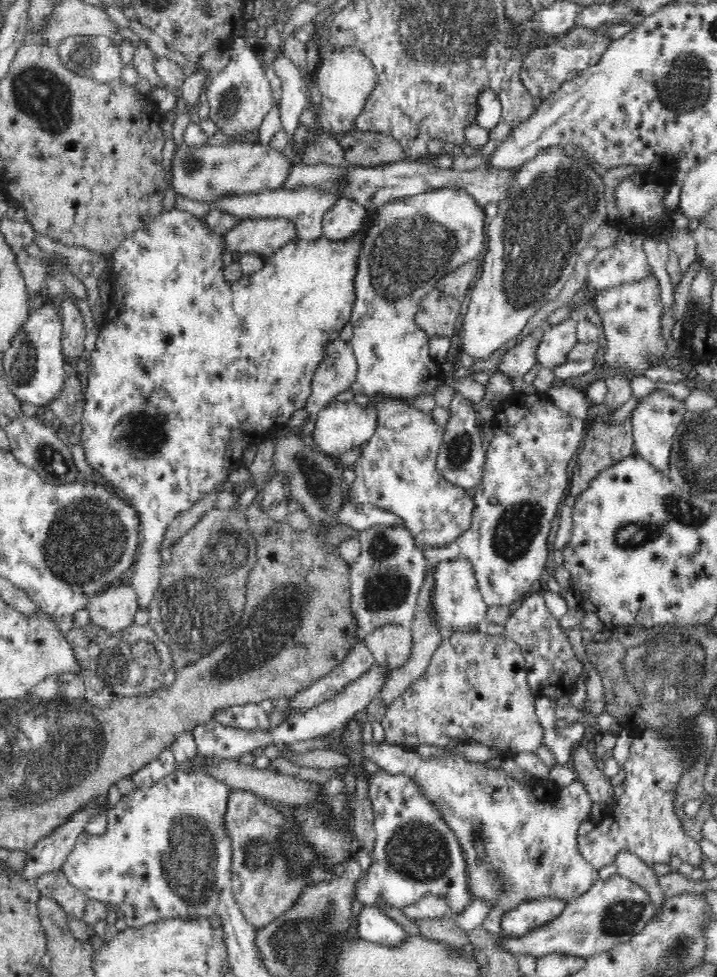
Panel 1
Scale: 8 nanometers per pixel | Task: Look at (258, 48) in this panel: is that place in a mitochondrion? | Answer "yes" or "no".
no

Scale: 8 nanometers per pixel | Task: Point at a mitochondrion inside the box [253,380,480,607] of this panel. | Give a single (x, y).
(318, 482)

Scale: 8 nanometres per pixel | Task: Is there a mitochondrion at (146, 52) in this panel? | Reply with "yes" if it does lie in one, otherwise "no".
no

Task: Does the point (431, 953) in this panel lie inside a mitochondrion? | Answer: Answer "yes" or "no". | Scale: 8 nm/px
no

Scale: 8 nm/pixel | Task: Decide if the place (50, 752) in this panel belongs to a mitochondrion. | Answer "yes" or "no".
yes

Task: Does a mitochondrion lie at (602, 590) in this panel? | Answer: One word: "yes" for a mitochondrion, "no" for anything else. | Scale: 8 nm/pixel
no

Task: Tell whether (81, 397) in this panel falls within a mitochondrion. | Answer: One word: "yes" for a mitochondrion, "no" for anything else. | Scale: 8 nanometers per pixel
no

